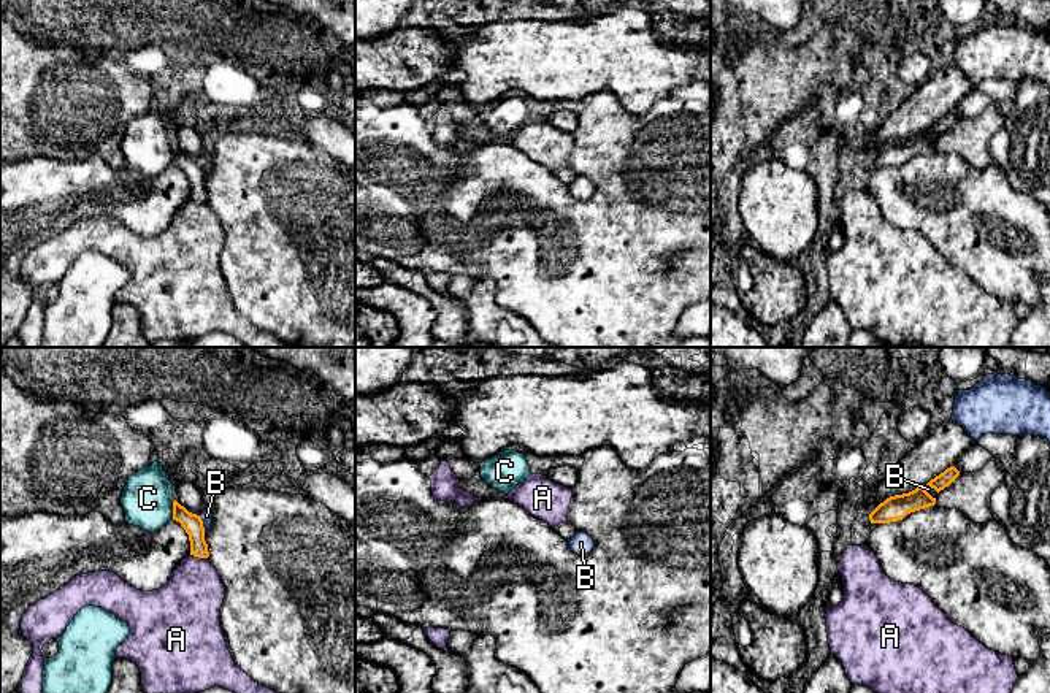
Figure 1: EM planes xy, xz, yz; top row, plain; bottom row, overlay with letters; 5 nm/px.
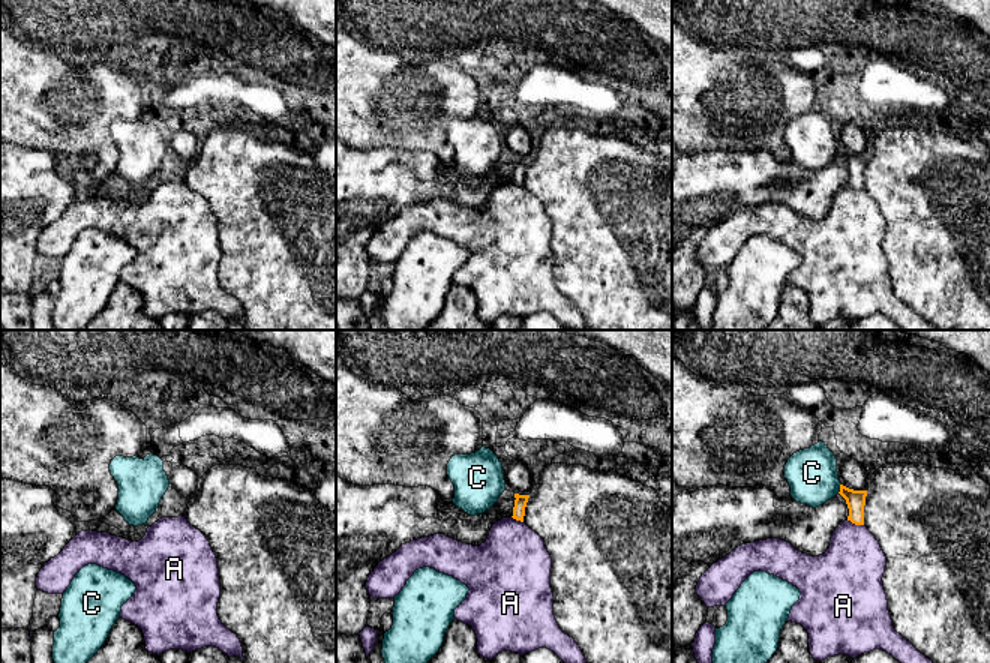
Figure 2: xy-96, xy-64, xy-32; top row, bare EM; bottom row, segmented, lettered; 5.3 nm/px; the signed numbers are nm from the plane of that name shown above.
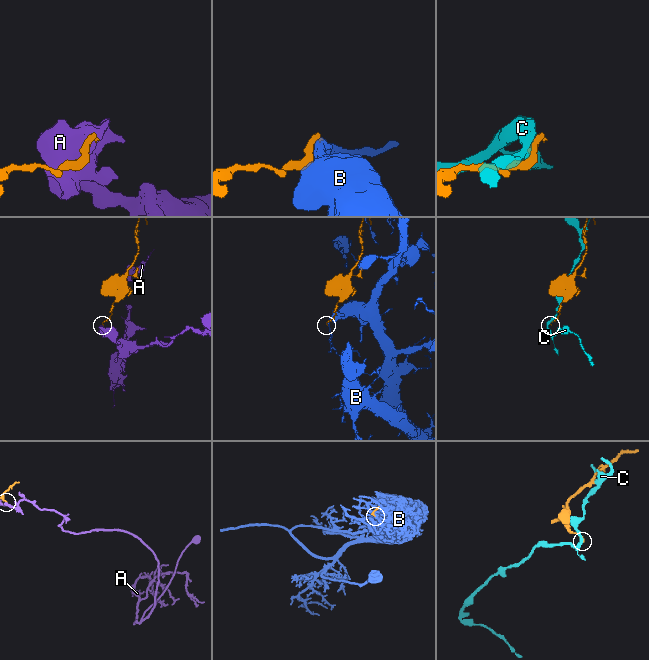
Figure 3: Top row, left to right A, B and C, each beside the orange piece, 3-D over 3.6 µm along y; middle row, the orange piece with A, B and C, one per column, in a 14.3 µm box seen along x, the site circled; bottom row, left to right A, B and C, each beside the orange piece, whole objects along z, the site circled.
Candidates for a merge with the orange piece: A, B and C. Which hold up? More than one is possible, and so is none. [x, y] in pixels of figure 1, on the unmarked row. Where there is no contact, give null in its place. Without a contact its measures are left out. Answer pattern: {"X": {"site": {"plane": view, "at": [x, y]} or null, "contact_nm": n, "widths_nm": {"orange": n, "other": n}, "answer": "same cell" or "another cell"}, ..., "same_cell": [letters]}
{"A": {"site": {"plane": "xy", "at": [199, 202]}, "contact_nm": 100, "widths_nm": {"orange": 100, "other": 320}, "answer": "another cell"}, "B": {"site": {"plane": "xy", "at": [202, 170]}, "contact_nm": 100, "widths_nm": {"orange": 100, "other": 60}, "answer": "another cell"}, "C": {"site": {"plane": "xy", "at": [173, 154]}, "contact_nm": 110, "widths_nm": {"orange": 100, "other": 260}, "answer": "another cell"}, "same_cell": []}

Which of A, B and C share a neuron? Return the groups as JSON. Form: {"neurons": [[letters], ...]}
{"neurons": [["A"], ["B"], ["C"]]}

